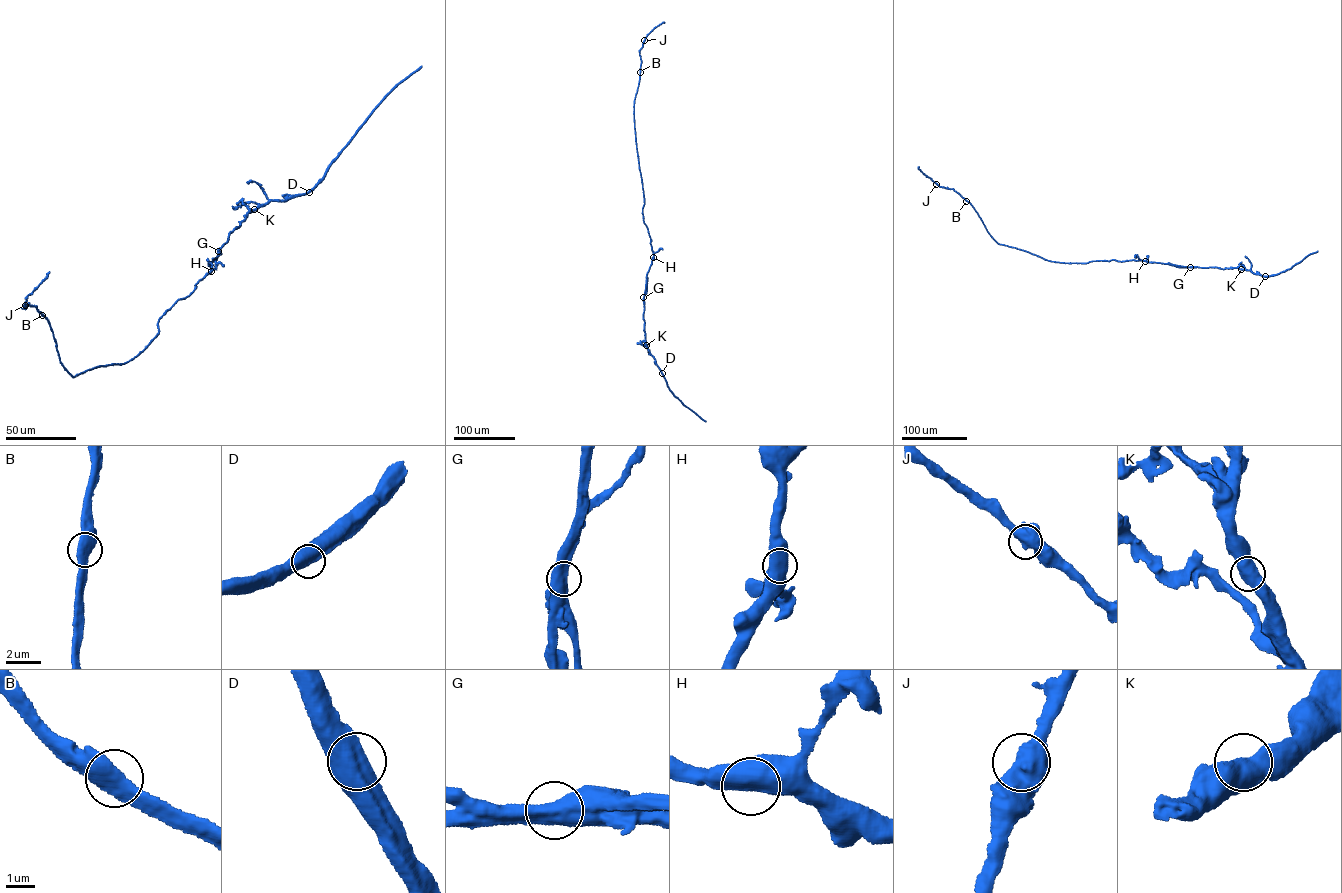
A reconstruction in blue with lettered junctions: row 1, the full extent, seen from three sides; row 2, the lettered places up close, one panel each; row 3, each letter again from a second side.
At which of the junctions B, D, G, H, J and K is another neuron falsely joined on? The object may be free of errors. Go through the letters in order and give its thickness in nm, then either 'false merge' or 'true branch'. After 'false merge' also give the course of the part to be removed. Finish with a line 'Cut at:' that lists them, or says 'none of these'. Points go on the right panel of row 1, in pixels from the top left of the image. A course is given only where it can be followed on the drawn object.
B: calibre 600 nm; true branch
D: calibre 650 nm; true branch
G: calibre 650 nm; false merge; course (1190, 267), (1168, 262)
H: calibre 600 nm; true branch
J: calibre 600 nm; true branch
K: calibre 600 nm; true branch
Cut at: G

